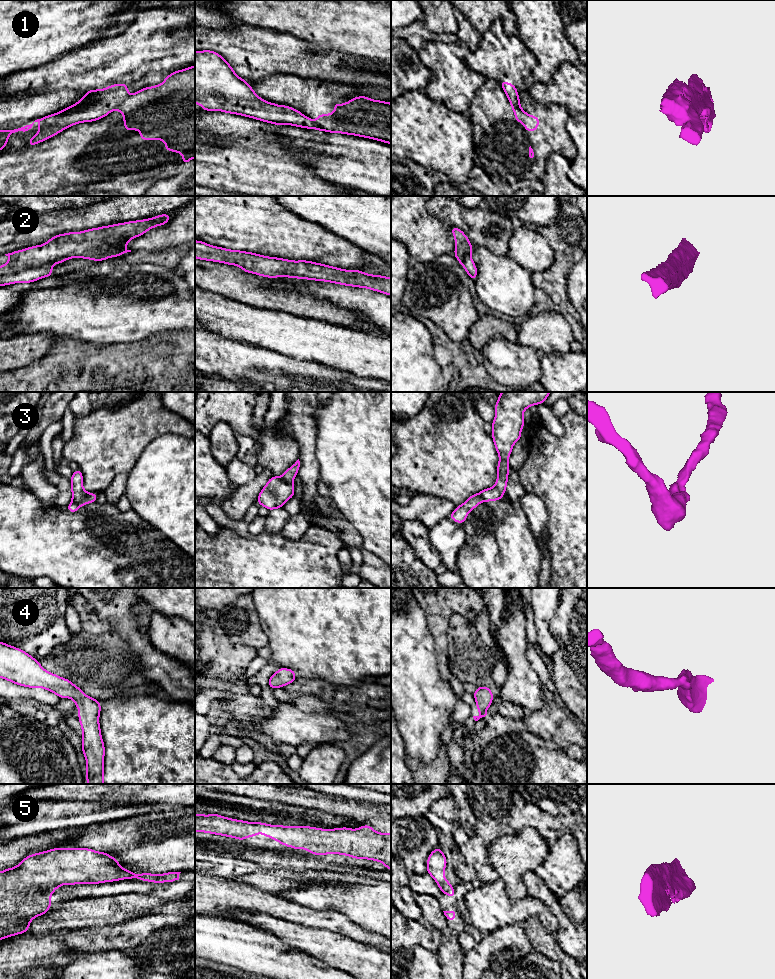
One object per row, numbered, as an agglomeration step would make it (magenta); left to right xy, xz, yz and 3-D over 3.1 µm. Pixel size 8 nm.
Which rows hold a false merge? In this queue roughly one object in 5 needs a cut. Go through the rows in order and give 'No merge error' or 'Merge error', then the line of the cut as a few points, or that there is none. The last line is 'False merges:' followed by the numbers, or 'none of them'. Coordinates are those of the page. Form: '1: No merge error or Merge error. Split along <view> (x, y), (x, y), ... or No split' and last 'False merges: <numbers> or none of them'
1: Merge error. Split along xy (129, 95), (114, 109)
2: No merge error. No split
3: No merge error. No split
4: No merge error. No split
5: No merge error. No split
False merges: 1

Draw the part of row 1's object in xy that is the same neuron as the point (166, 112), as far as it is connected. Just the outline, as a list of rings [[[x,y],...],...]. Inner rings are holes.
[[[195,65],[174,71],[160,85],[145,87],[129,95],[116,109],[123,113],[124,129],[139,130],[141,140],[163,140],[165,151],[181,153],[181,163],[187,163],[195,158]]]

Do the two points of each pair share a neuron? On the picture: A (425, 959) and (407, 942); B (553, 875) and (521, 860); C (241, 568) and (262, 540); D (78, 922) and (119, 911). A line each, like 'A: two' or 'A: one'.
A: two
B: two
C: one
D: one

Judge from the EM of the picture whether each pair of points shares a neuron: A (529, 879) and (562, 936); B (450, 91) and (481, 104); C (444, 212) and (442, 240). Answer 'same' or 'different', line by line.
A: same
B: different
C: different

